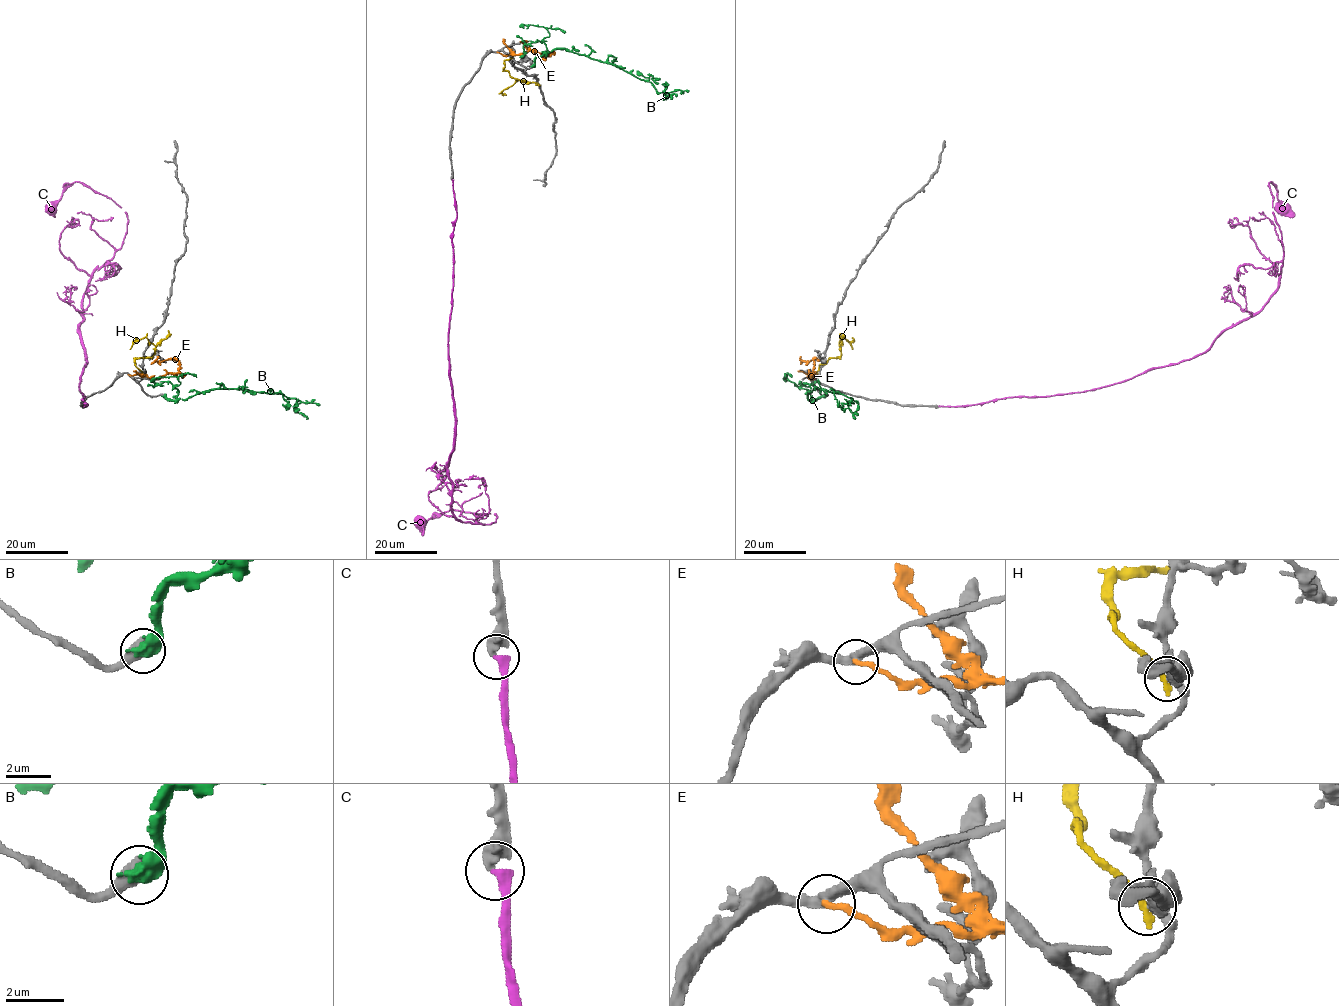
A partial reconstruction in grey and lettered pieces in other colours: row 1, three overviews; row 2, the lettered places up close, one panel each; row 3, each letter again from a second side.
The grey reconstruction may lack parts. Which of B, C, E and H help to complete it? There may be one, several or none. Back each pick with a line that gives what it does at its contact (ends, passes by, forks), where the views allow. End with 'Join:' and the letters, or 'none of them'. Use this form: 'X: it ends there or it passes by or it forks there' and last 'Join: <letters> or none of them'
C: it ends there
Join: C

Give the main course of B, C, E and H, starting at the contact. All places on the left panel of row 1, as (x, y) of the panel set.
B: (163, 395), (184, 399), (211, 389), (247, 388), (280, 392), (294, 398), (295, 412), (296, 404), (292, 406)
C: (83, 406), (82, 297), (92, 273), (121, 246), (127, 213), (75, 181), (55, 217)
E: (128, 374), (159, 378), (178, 370), (179, 362), (173, 358), (158, 362), (159, 356)
H: (142, 373), (135, 365), (135, 360), (150, 357), (155, 346), (144, 337), (134, 342), (130, 349)

